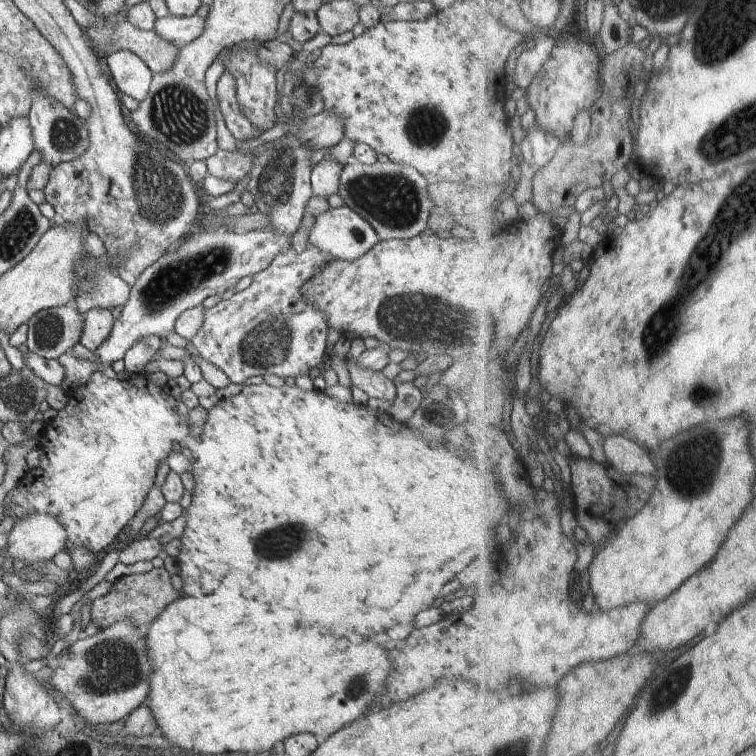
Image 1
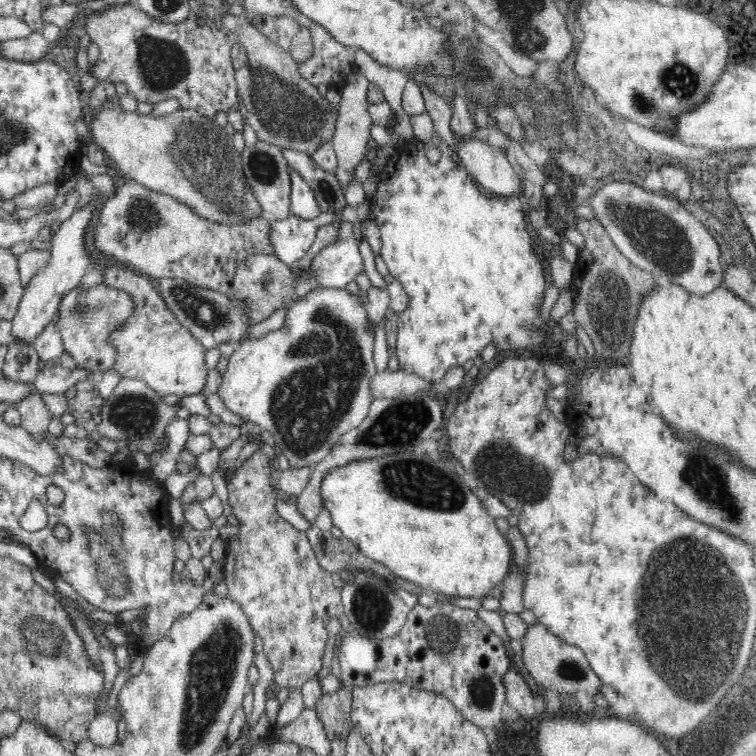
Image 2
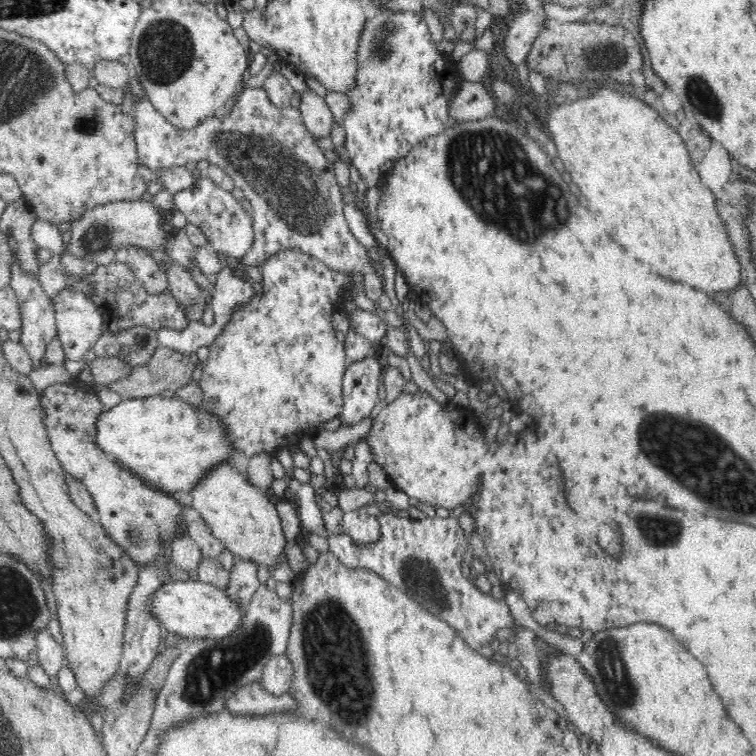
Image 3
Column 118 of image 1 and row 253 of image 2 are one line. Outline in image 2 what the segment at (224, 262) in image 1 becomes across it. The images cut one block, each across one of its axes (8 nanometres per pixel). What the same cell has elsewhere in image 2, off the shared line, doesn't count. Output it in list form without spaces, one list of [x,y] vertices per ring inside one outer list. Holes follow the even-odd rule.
[[[352,237],[336,241],[319,250],[312,257],[312,266],[308,268],[312,287],[344,289],[358,274],[366,274],[358,246],[359,241]]]

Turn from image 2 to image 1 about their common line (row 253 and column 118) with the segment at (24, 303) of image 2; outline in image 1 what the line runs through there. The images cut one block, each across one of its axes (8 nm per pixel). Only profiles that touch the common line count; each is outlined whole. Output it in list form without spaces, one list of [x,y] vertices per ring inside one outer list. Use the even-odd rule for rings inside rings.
[[[130,50],[109,53],[106,60],[112,74],[112,80],[121,92],[136,100],[144,100],[148,94],[153,72]]]

